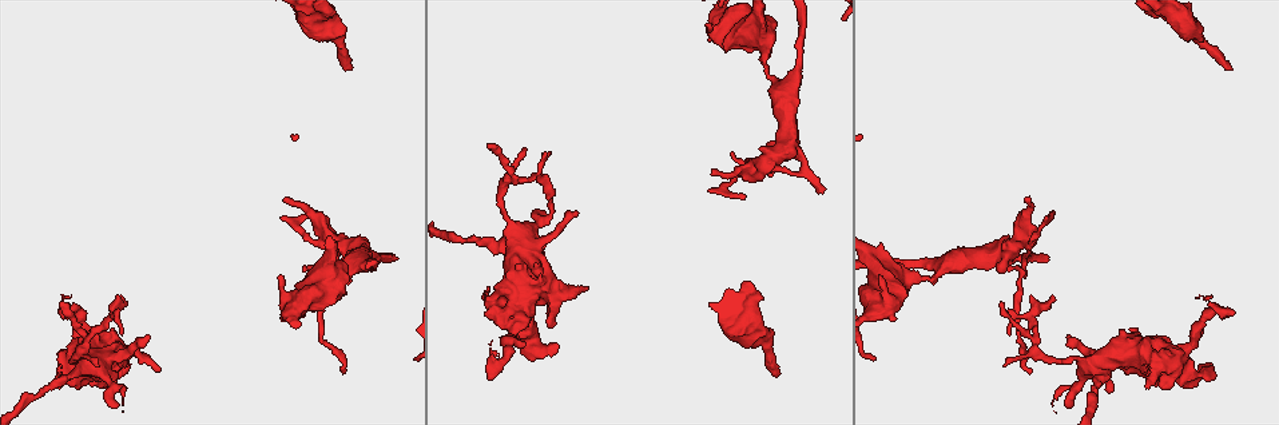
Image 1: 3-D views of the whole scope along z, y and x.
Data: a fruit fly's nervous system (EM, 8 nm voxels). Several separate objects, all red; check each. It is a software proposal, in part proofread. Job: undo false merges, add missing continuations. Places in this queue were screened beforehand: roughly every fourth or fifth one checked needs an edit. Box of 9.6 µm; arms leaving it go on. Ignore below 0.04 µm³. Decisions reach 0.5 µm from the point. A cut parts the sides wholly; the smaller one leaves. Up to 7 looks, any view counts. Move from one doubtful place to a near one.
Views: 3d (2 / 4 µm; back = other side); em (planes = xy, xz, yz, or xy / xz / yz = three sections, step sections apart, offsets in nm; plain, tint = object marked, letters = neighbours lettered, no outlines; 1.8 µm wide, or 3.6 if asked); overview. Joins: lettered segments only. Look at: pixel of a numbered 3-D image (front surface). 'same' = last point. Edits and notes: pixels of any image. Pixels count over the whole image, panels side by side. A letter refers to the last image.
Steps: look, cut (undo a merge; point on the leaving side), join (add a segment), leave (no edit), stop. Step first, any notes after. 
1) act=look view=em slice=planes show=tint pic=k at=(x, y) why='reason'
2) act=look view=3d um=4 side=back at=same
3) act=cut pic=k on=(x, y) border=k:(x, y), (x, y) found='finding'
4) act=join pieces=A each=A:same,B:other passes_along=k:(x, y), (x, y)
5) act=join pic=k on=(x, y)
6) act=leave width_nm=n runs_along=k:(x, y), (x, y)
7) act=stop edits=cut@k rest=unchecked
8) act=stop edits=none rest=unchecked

act=look view=3d um=4 side=back pic=1 at=(1161, 389)

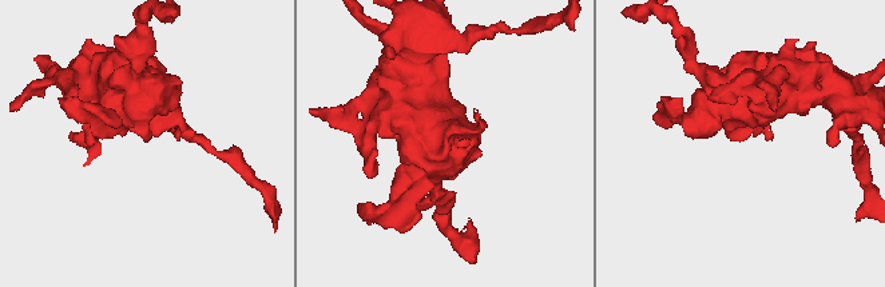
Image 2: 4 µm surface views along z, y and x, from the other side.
act=look view=em slice=planes show=plain pic=2 at=(145, 142)

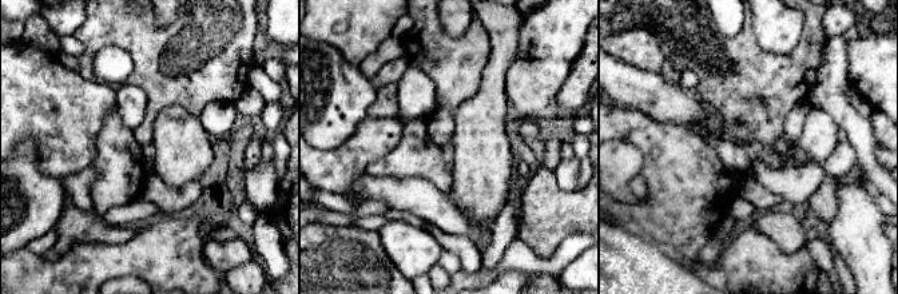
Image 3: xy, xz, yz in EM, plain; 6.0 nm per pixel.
act=look view=em slice=planes show=letters at=same why='see the neighbours'

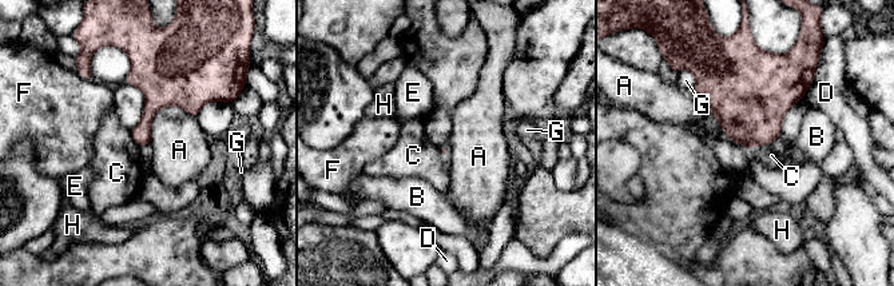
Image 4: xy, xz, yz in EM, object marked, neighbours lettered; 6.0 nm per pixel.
act=leave each=A:other,B:other,C:other,D:other,E:other,F:other,G:other,H:other border=4:(194, 116), (162, 107), (147, 146) found='none of them fits'

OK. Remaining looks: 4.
act=look view=3d um=4 pic=1 at=(487, 145) why='an open end'

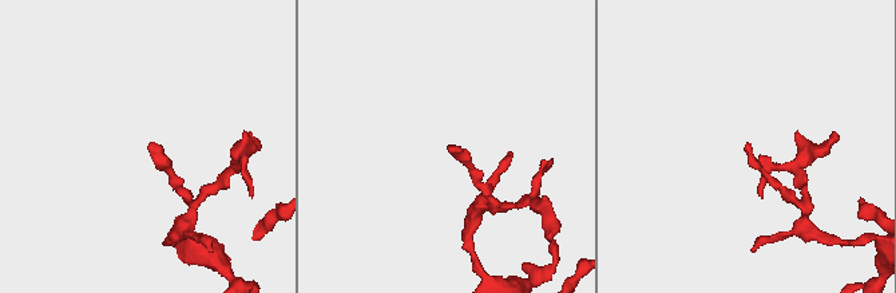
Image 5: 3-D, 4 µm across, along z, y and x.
act=look view=em slice=yz step=8 show=letters pic=5 at=(744, 147) why='need the tissue'

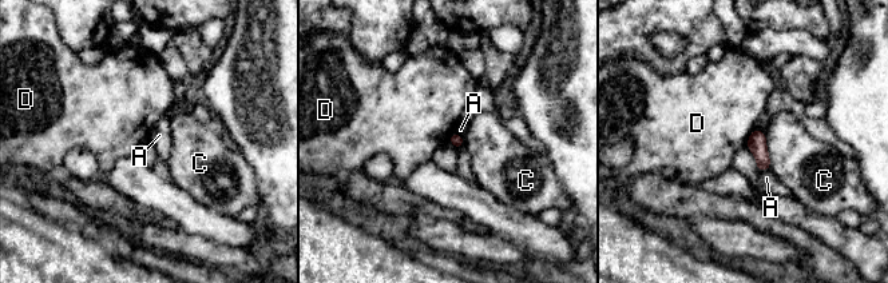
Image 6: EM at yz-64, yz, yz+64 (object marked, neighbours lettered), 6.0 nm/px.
act=look view=em slice=planes show=letters at=same

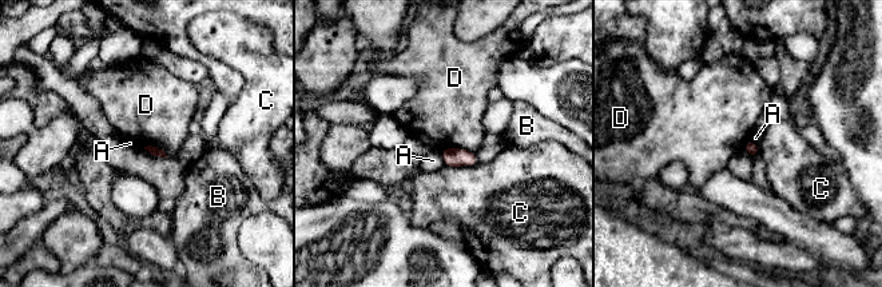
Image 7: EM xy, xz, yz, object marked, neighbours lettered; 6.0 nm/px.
act=leave longest_contact=C:200nm each=A:other,B:other,C:other,D:other border=7:(445, 147), (465, 148), (475, 154) found='none of them fits'

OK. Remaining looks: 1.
act=look view=em slice=xy step=16 show=letters pic=1 at=(348, 70) why='free end'

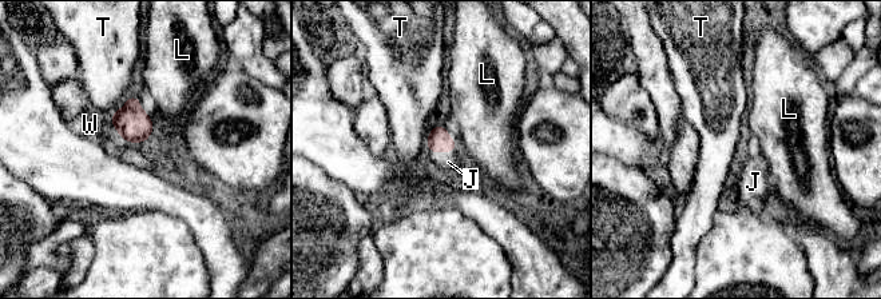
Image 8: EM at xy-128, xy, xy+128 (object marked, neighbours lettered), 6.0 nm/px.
act=join pieces=J each=J:same,L:other,T:other,W:other passes_along=8:(439, 140), (441, 151), (448, 162) found='the cell continues'

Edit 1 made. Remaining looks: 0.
act=stop edits=join@8 rest=unchecked

